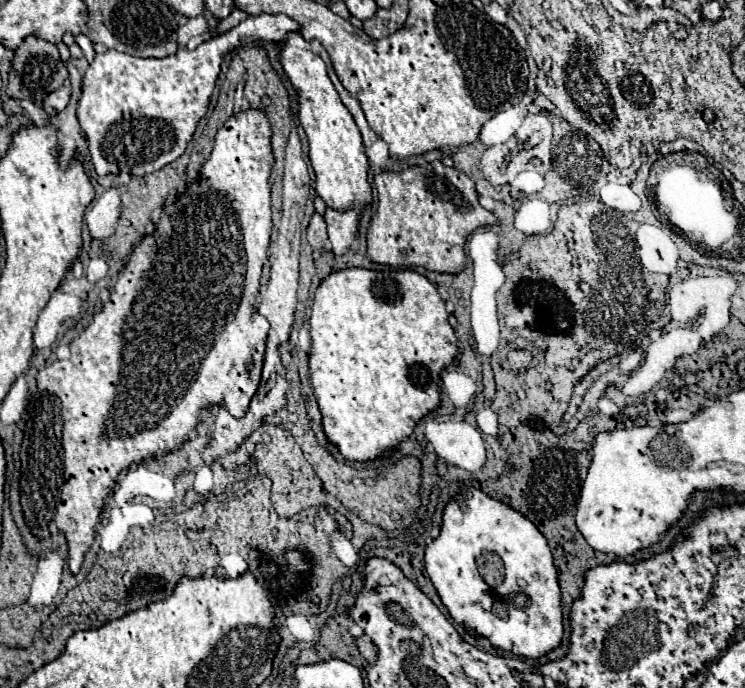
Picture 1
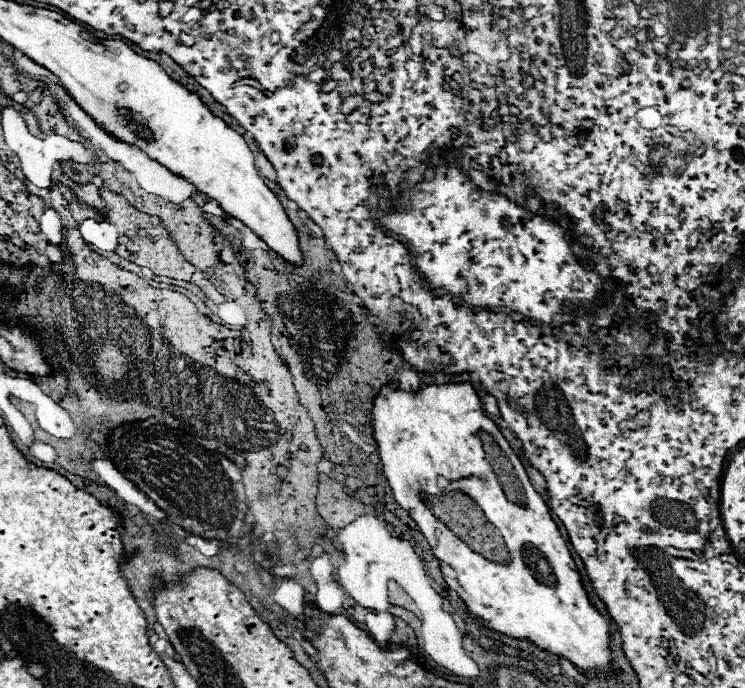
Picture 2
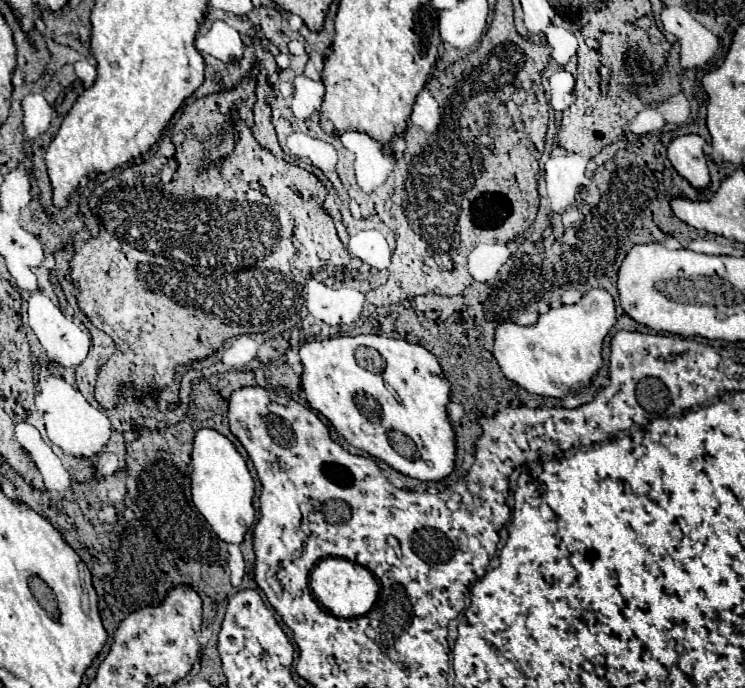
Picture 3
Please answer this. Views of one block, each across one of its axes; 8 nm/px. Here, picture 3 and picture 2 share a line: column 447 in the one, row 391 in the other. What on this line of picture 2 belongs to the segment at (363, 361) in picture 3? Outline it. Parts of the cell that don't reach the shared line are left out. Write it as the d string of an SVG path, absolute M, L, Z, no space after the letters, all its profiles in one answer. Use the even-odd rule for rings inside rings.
M392 382L380 388L380 394L372 404L374 440L378 444L382 470L390 482L394 498L400 508L408 510L410 518L432 546L434 556L454 570L454 576L444 576L444 580L464 600L468 610L492 630L504 632L512 638L528 638L538 648L552 654L562 654L574 666L584 670L608 672L606 664L612 660L608 648L610 622L600 616L600 612L590 602L582 586L582 576L576 570L576 564L566 548L564 538L560 536L556 522L552 520L546 502L534 490L520 458L504 440L498 426L486 416L472 384L426 384L416 392L404 392L400 384ZM480 432L492 436L492 454L488 448L484 448ZM456 490L464 490L464 494L456 494ZM468 494L472 498L468 498ZM424 506L450 530L442 522L436 522L436 518L432 518ZM485 532L489 534L487 537L483 535Z

